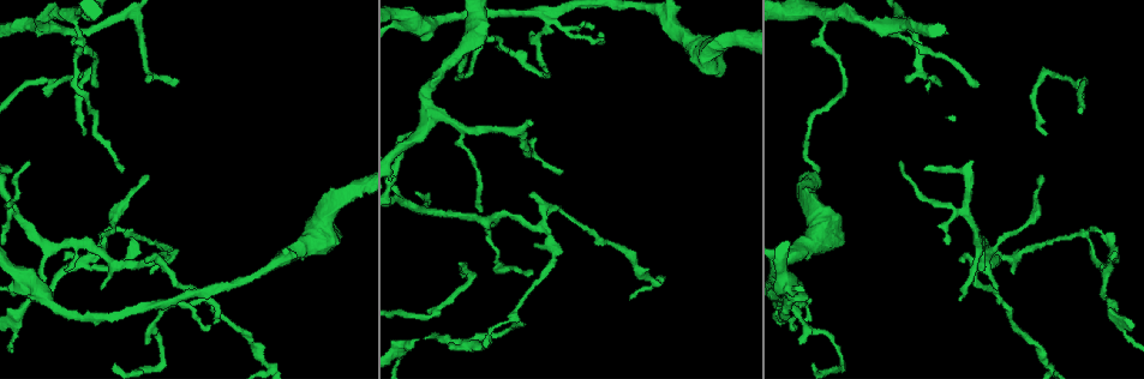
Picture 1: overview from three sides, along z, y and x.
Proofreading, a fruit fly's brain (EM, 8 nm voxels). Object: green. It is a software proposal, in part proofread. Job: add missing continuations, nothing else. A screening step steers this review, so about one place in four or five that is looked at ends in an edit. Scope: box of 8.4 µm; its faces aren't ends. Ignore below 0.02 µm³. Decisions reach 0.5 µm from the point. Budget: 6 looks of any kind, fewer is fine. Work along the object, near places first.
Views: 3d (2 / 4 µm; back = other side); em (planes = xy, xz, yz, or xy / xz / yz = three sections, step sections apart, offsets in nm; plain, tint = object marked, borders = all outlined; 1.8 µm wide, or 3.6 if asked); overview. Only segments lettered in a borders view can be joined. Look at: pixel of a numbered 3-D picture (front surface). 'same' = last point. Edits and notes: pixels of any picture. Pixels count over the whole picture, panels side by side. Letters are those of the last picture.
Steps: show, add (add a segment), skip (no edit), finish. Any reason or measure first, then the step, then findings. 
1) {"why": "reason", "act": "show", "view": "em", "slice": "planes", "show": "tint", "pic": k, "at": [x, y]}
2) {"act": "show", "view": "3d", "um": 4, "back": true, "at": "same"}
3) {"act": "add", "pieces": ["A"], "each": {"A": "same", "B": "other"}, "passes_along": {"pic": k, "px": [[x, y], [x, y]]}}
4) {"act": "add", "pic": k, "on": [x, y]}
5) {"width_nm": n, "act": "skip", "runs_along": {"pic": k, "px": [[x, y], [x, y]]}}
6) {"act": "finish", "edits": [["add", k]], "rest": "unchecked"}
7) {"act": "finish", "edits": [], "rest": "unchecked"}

{"act": "show", "view": "em", "slice": "planes", "show": "tint", "pic": 1, "at": [435, 339]}

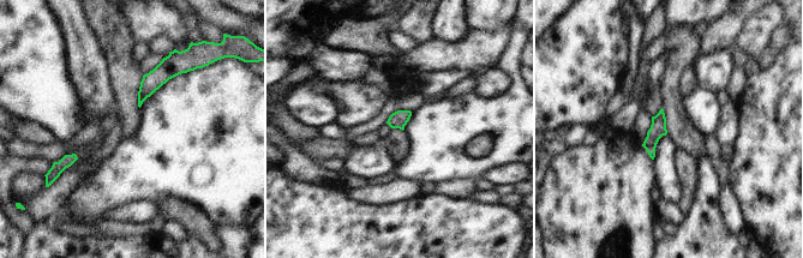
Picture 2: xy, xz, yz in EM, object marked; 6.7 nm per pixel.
{"act": "show", "view": "em", "slice": "planes", "show": "borders", "at": "same"}

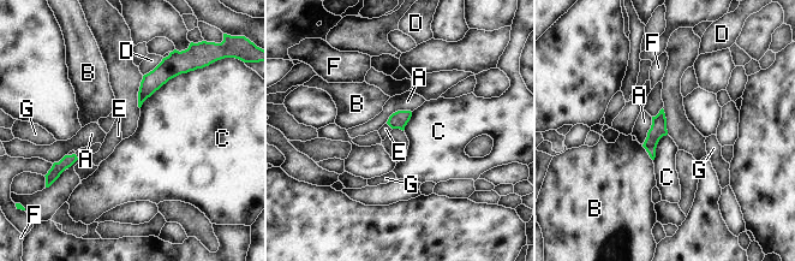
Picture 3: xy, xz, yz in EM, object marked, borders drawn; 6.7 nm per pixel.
{"longest_contact_nm": ["C", 420], "act": "skip", "each": {"A": "other", "B": "other", "C": "other", "D": "other", "E": "other", "F": "other", "G": "other"}, "border": {"pic": 3, "px": [[189, 71], [169, 78], [139, 107]]}, "found": "no lettered segment goes on from it"}

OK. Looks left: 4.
{"why": "thin end", "act": "show", "view": "em", "slice": "xz", "step": 4, "show": "borders", "pic": 1, "at": [961, 299]}

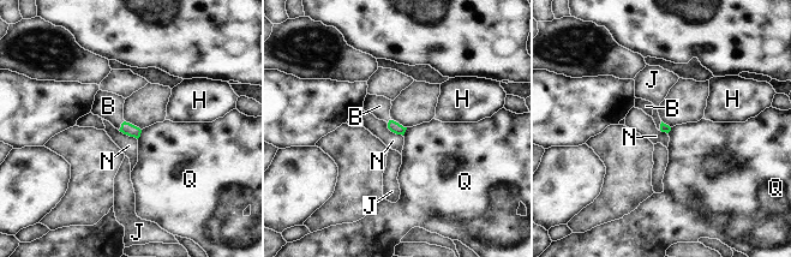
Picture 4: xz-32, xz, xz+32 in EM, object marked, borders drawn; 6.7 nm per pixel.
{"act": "show", "view": "em", "slice": "planes", "show": "borders", "at": "same"}

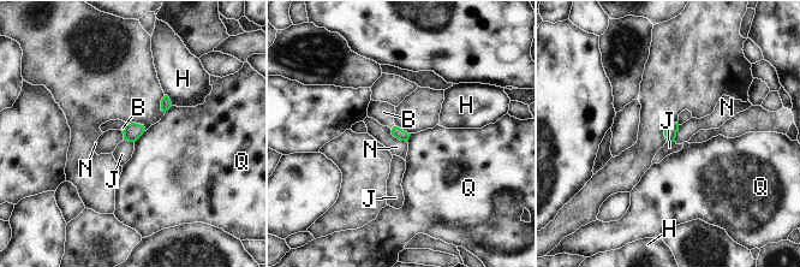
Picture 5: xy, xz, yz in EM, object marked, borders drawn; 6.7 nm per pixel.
{"act": "add", "pieces": ["B"], "each": {"B": "same", "H": "other", "J": "other", "N": "other", "Q": "other"}, "passes_along": {"pic": 5, "px": [[398, 132], [393, 128], [383, 112]]}, "found": "the neuron continues"}

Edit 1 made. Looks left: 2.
{"act": "finish", "edits": [["add", 5]], "rest": "unchecked"}

